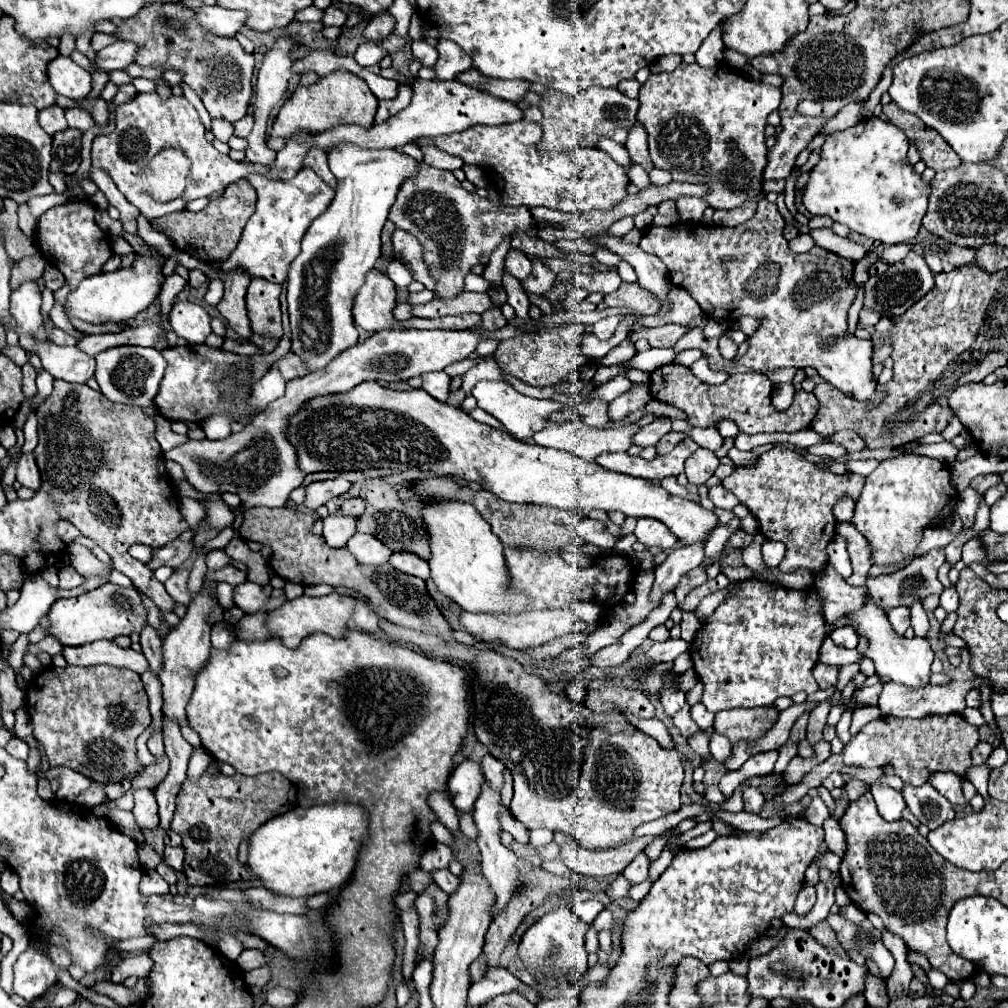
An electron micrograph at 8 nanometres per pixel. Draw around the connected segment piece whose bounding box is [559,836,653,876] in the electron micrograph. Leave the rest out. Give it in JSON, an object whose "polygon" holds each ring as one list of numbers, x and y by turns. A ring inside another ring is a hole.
{"polygon":[[643,836,609,850,585,850,579,844,565,844,559,850,559,860,563,860,571,870,587,876,611,876,621,874,623,868,631,864,633,858,651,842,653,836]]}

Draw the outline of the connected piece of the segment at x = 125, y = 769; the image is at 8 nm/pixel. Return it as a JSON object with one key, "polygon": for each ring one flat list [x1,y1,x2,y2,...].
{"polygon":[[47,666,41,672,33,674,33,682,25,694,25,710,35,724,35,734,41,734,41,746,47,754,49,766,67,766,95,782,117,784,127,778,135,778,143,772,143,766,137,758,135,740,151,724,149,698,145,694,139,674,127,668,115,666,65,666,55,668]]}

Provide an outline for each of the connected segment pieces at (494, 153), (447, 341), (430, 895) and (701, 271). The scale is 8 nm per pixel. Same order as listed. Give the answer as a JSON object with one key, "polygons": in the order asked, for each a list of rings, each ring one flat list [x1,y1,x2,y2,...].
{"polygons":[[[519,120,501,126,471,126,463,132,437,136,431,142,459,156,465,164,473,164,485,170,487,180,501,190,501,202,505,206,545,206,561,212,585,212,585,210,609,210,619,204,627,192,629,178,615,160,597,148,575,148,569,154,537,152,537,140,541,138,541,126,537,122]],[[501,328,497,332,475,334,467,330,385,330,377,332,365,342,341,352,325,372,313,372,297,380,287,382,287,390,281,398,271,402,263,412,251,418,245,430,231,434,223,440,187,440,175,450,165,452,165,458,183,466,185,478,199,492,233,492,239,494,247,508,253,506,285,506,289,492,303,484,305,472,299,468,297,450,287,438,289,418,295,416,305,402,327,396,349,392,357,384,365,380,375,382,397,382,413,376,421,376,425,372,443,370,445,366,465,360,479,344,481,338,495,336,497,340,507,340,517,332,525,332,533,328]],[[431,884,419,898,415,900,415,908,419,914,419,946,417,946,417,962,437,948,437,916,447,904,447,894,437,886]],[[761,200,755,216,745,224,729,228,695,222,695,229,690,232,687,232,687,224,685,227,650,227,647,233,641,236,639,246,645,252,661,258,661,262,669,270,671,284,685,288,709,318,729,320,739,316,753,316,759,320,759,328,747,338,749,350,745,356,735,360,737,364,749,366,755,372,767,372,787,366,811,366,819,372,821,378,825,378,841,392,851,392,861,402,867,400,879,404,883,400,883,394,875,390,877,384,873,382,871,374,873,344,871,340,855,338,847,330,847,310,857,294,853,284,853,262,817,246,805,254,793,254,787,246,787,240,783,238,783,226,785,220,779,214,777,206,767,200]]]}

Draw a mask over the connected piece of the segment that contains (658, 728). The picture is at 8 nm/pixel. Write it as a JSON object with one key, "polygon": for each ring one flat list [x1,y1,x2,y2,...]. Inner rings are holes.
{"polygon":[[619,710,623,716,627,716,631,722,633,722,633,726,637,726,641,732,645,732,645,734,649,734,649,736,653,736,659,744,663,744,665,748,673,748,673,740,671,740,671,736,669,736,669,732,667,732,667,726,659,720,659,718,649,718,649,720,643,720,643,718,639,718,637,714,633,714,633,712,629,712,629,710]]}

